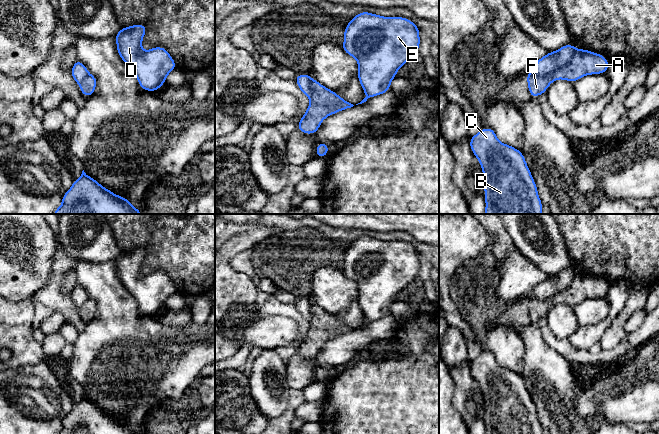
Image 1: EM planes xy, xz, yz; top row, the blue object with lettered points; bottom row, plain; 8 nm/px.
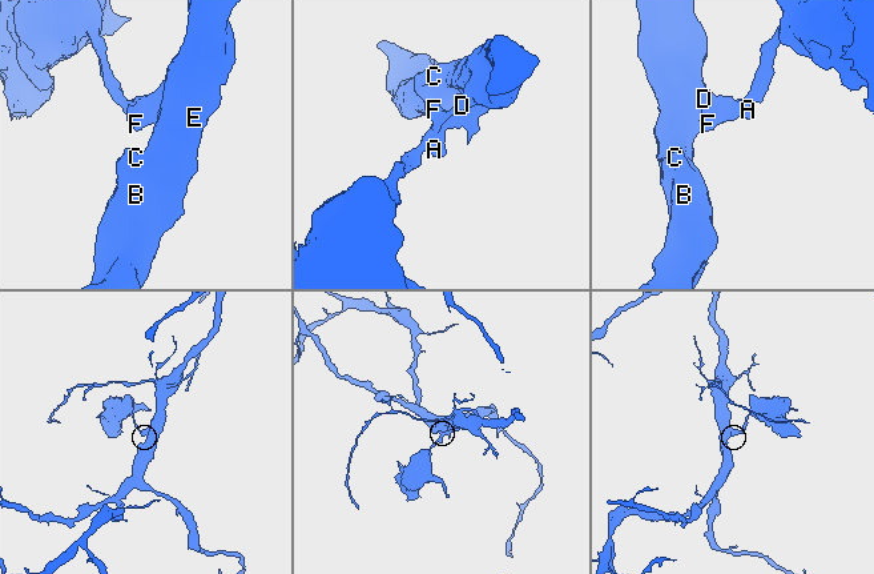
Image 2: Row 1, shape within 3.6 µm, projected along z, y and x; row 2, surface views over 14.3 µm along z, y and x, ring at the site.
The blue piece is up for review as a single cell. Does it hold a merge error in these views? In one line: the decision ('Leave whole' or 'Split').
Split

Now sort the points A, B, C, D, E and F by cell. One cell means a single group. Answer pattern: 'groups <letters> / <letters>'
groups A F / B C D E

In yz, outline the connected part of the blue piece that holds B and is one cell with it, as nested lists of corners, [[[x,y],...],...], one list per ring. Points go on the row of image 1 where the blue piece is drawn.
[[[483,128],[470,137],[470,148],[477,157],[484,176],[484,214],[543,214],[535,181],[521,151],[501,143],[491,128]]]

